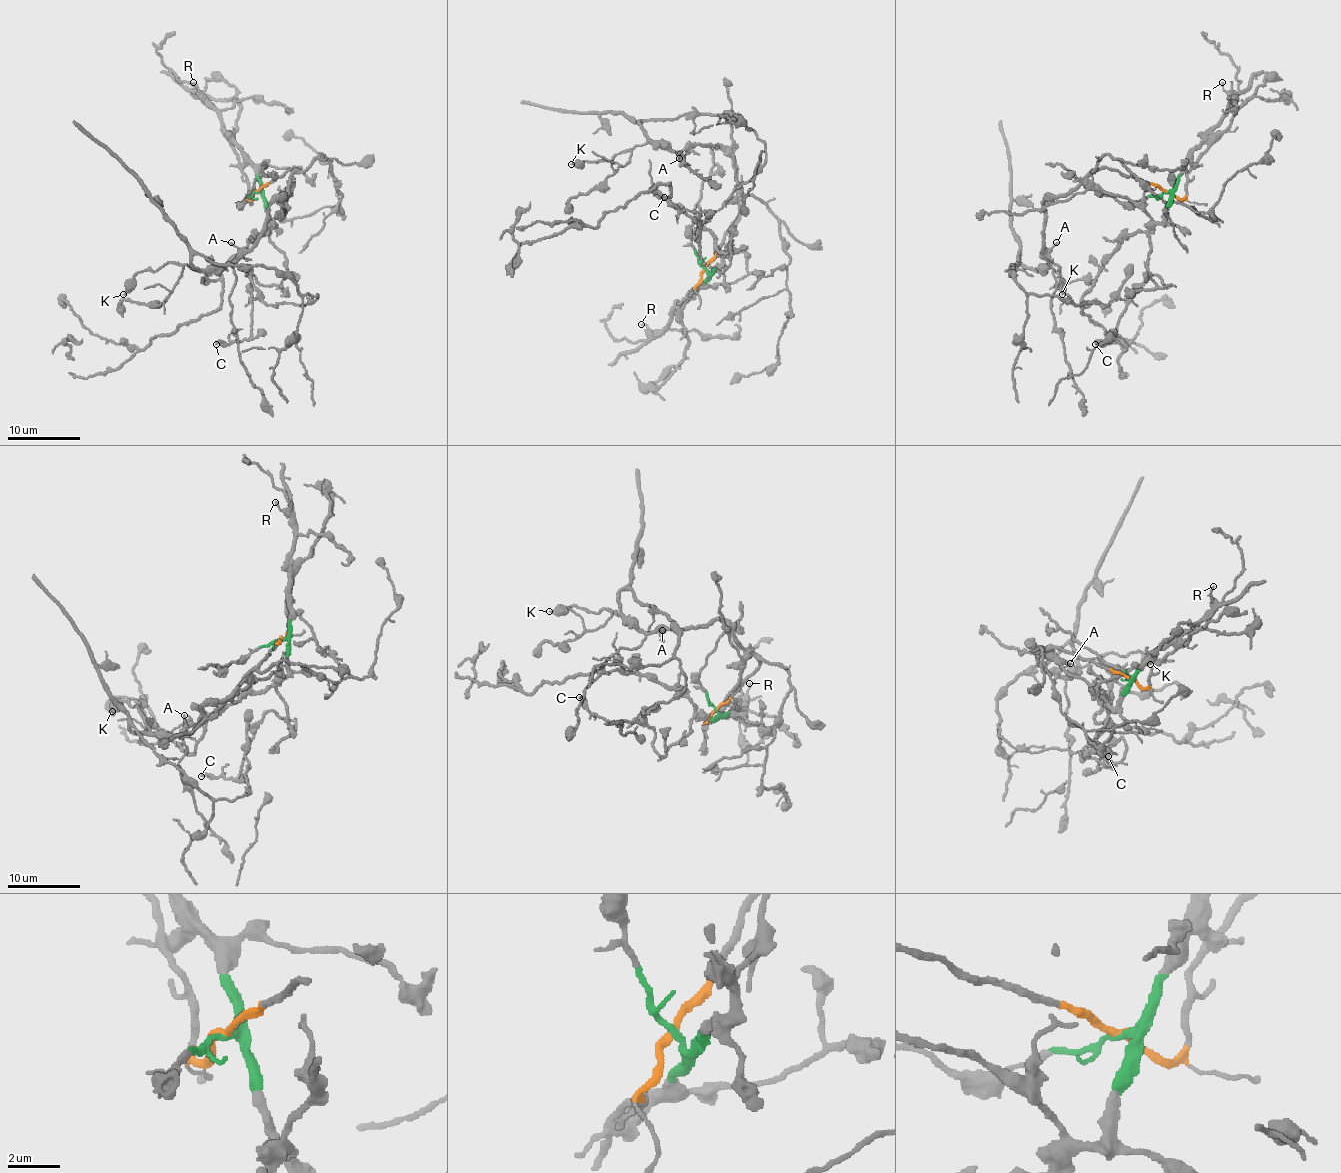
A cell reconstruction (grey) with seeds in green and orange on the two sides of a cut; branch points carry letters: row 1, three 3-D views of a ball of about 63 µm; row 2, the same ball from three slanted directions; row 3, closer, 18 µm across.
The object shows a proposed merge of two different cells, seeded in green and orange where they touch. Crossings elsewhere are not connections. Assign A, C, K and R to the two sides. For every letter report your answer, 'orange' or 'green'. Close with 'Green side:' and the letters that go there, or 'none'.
A: orange
C: green
K: orange
R: green
Green side: C, R

